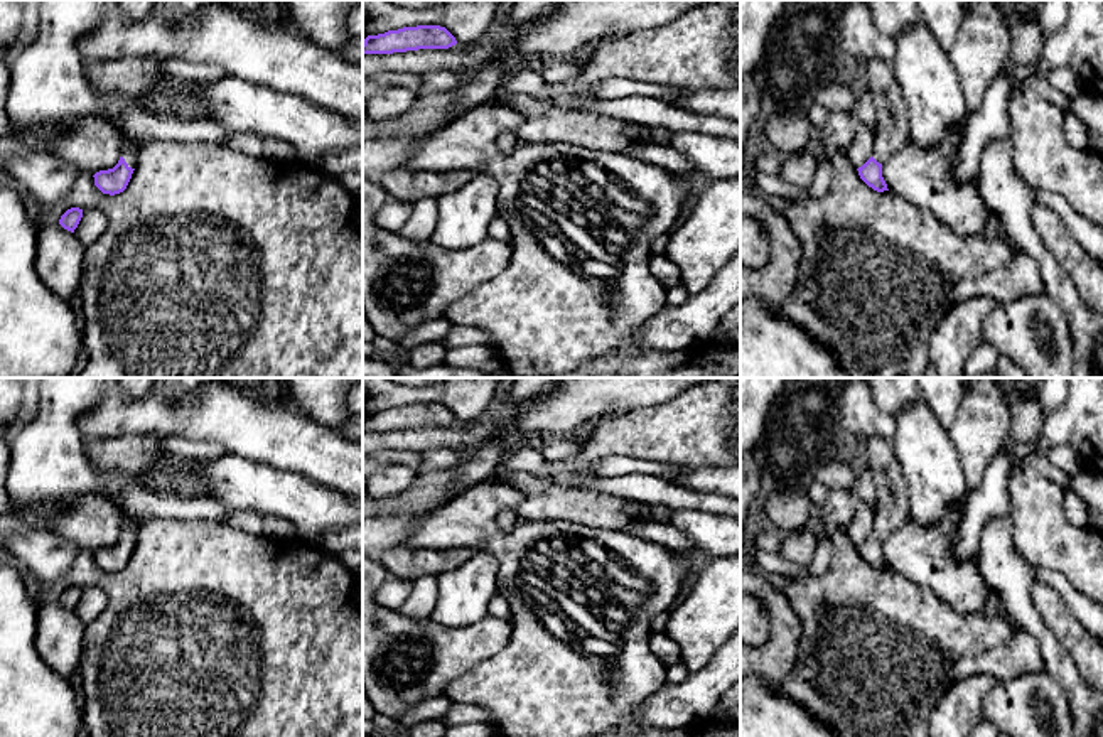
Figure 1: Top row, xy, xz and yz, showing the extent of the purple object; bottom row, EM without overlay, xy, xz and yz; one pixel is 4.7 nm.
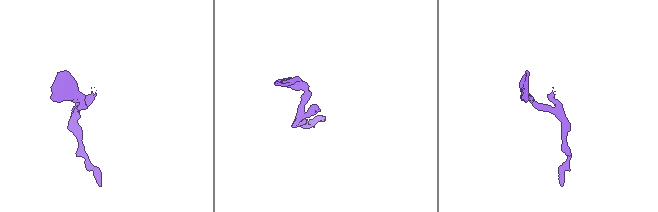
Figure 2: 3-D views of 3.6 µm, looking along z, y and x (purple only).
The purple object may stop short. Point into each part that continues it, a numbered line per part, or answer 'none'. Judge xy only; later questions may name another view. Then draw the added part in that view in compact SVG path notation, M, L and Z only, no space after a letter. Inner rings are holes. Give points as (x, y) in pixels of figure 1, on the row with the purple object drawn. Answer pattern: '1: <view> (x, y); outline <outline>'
1: xy (130, 152); outline M118 126L120 128L120 126ZM120 128L121 130L121 128ZM121 130L123 132L123 130ZM123 132L125 133L125 132ZM125 133L126 135L126 133ZM126 135L128 138L128 143L125 145L123 148L123 159L125 162L128 164L128 167L135 169L137 165L137 157L138 157L138 150L140 150L140 145L135 143L135 138L132 138L130 135Z

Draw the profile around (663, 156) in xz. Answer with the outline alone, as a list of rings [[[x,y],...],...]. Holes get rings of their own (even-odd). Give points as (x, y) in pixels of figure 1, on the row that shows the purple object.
[[[636,142],[629,145],[624,153],[641,162],[658,165],[675,175],[683,175],[695,170],[693,164],[668,143]]]

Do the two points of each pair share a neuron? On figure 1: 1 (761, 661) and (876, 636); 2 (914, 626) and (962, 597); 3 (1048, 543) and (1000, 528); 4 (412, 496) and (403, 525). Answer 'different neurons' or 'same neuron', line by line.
1: different neurons
2: different neurons
3: different neurons
4: different neurons

